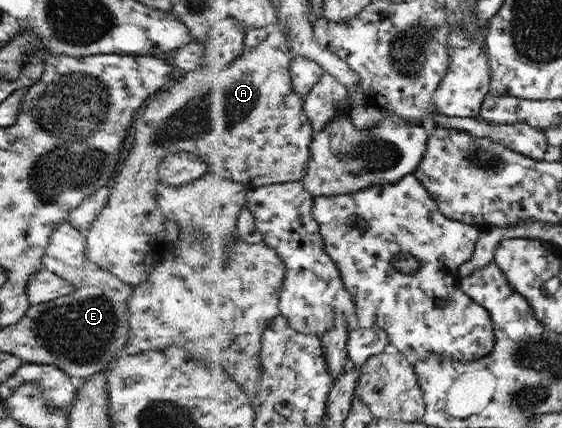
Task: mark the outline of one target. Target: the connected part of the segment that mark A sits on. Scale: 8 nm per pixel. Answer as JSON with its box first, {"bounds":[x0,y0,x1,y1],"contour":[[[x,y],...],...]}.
{"bounds":[85,22,315,286],"contour":[[[278,22],[266,40],[248,48],[238,61],[228,67],[196,68],[184,72],[179,81],[170,83],[146,102],[133,124],[133,148],[121,171],[113,178],[108,203],[85,233],[86,254],[94,265],[135,286],[147,281],[164,257],[173,253],[174,244],[166,240],[165,217],[158,209],[156,197],[159,182],[157,171],[163,160],[162,143],[166,149],[174,147],[177,151],[200,156],[209,174],[222,174],[252,188],[304,180],[312,159],[315,126],[308,115],[304,96],[294,88],[292,67],[296,59],[296,52],[290,46],[290,28],[286,22]]]}

